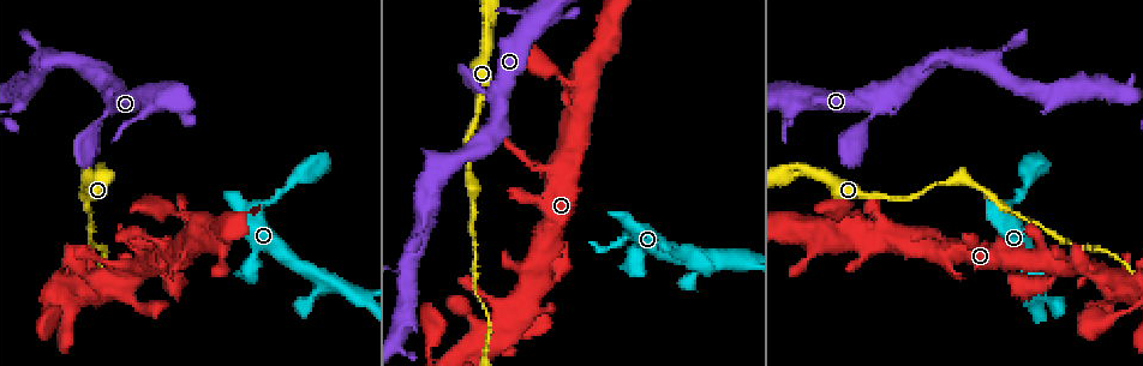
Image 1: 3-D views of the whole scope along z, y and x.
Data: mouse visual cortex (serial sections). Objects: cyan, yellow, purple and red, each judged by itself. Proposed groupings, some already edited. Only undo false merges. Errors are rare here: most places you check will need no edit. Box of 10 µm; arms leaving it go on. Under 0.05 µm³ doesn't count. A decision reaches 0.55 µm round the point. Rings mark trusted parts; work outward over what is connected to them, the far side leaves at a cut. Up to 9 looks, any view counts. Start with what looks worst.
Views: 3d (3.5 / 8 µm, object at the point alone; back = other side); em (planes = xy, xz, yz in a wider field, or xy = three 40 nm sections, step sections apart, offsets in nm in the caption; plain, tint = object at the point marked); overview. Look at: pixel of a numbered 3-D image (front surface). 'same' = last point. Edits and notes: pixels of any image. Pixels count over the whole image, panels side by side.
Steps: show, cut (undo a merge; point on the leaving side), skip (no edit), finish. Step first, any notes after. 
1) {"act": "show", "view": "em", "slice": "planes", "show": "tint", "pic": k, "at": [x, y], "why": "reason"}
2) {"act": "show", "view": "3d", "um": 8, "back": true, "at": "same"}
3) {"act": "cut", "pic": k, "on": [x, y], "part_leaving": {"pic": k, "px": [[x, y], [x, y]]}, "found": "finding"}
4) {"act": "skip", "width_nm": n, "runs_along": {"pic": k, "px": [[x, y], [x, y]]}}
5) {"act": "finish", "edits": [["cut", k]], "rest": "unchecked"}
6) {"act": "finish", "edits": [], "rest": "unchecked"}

{"act": "show", "view": "3d", "um": 3.5, "pic": 1, "at": [315, 165]}

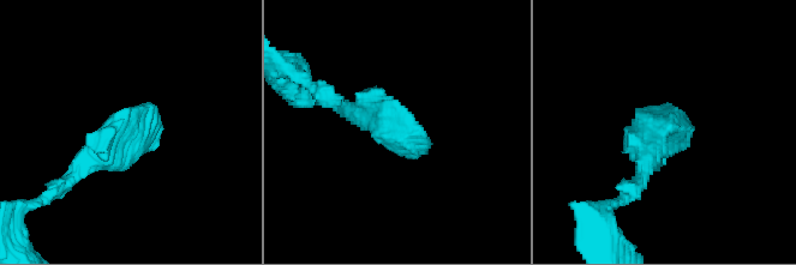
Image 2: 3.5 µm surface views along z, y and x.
{"act": "show", "view": "em", "slice": "xy", "step": 2, "show": "tint", "pic": 2, "at": [399, 133], "why": "need the tissue"}

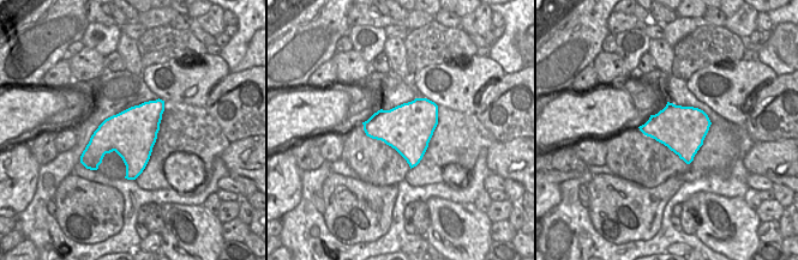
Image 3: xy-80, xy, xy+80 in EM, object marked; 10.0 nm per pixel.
{"act": "skip", "runs_along": {"pic": 2, "px": [[342, 103], [379, 113], [424, 146]]}, "found": "continuous, no second cell"}

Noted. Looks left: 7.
{"act": "show", "view": "3d", "um": 3.5, "pic": 1, "at": [538, 275], "why": "arms run side by side"}

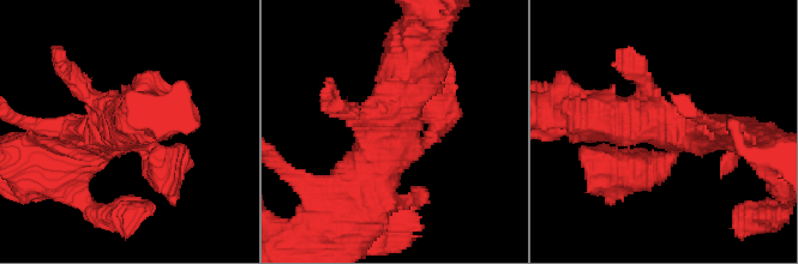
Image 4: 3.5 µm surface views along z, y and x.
{"act": "show", "view": "em", "slice": "planes", "show": "tint", "pic": 4, "at": [660, 127], "why": "shape alone is not enough"}

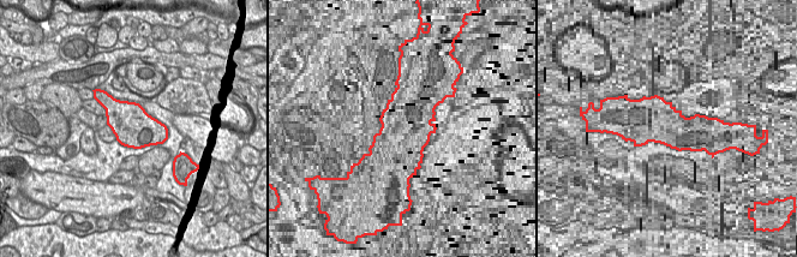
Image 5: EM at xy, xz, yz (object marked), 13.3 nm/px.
{"act": "skip", "runs_along": {"pic": 4, "px": [[410, 54], [374, 205]]}, "found": "all the same cell"}

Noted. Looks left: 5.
{"act": "show", "view": "3d", "um": 3.5, "pic": 1, "at": [486, 332]}

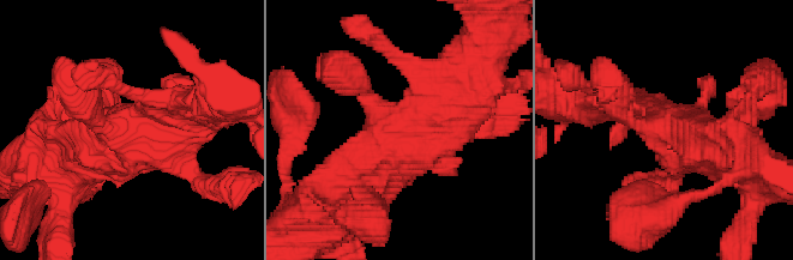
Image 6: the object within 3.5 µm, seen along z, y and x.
{"act": "show", "view": "em", "slice": "xy", "step": 5, "show": "tint", "pic": 6, "at": [662, 125]}

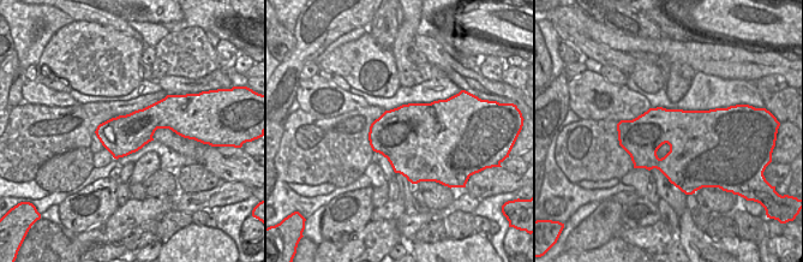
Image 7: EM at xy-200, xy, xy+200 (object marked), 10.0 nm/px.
{"act": "show", "view": "em", "slice": "xy", "step": 1, "show": "tint", "at": "same", "why": "cut it another way"}

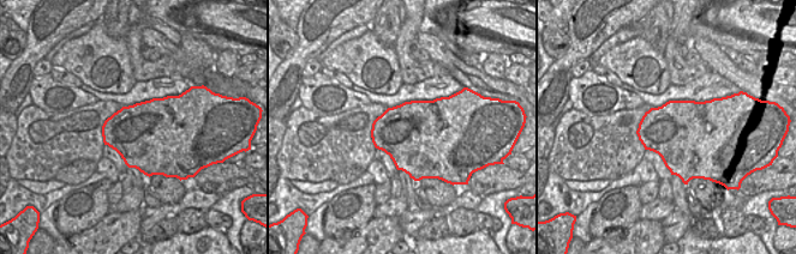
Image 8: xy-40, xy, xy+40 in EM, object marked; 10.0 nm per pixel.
{"act": "skip", "runs_along": {"pic": 6, "px": [[475, 95], [356, 193]]}, "found": "continuous, no second cell"}

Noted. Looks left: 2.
{"act": "show", "view": "3d", "um": 3.5, "pic": 1, "at": [715, 261], "why": "sharp bend"}

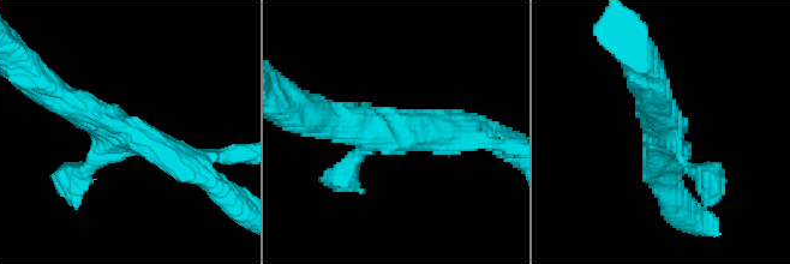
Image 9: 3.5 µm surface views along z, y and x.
{"act": "skip", "arms": 3, "runs_along": {"pic": 9, "px": [[53, 91], [189, 162]]}, "found": "one cell here"}

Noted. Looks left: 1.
{"act": "finish", "edits": [], "rest": "unchecked"}

